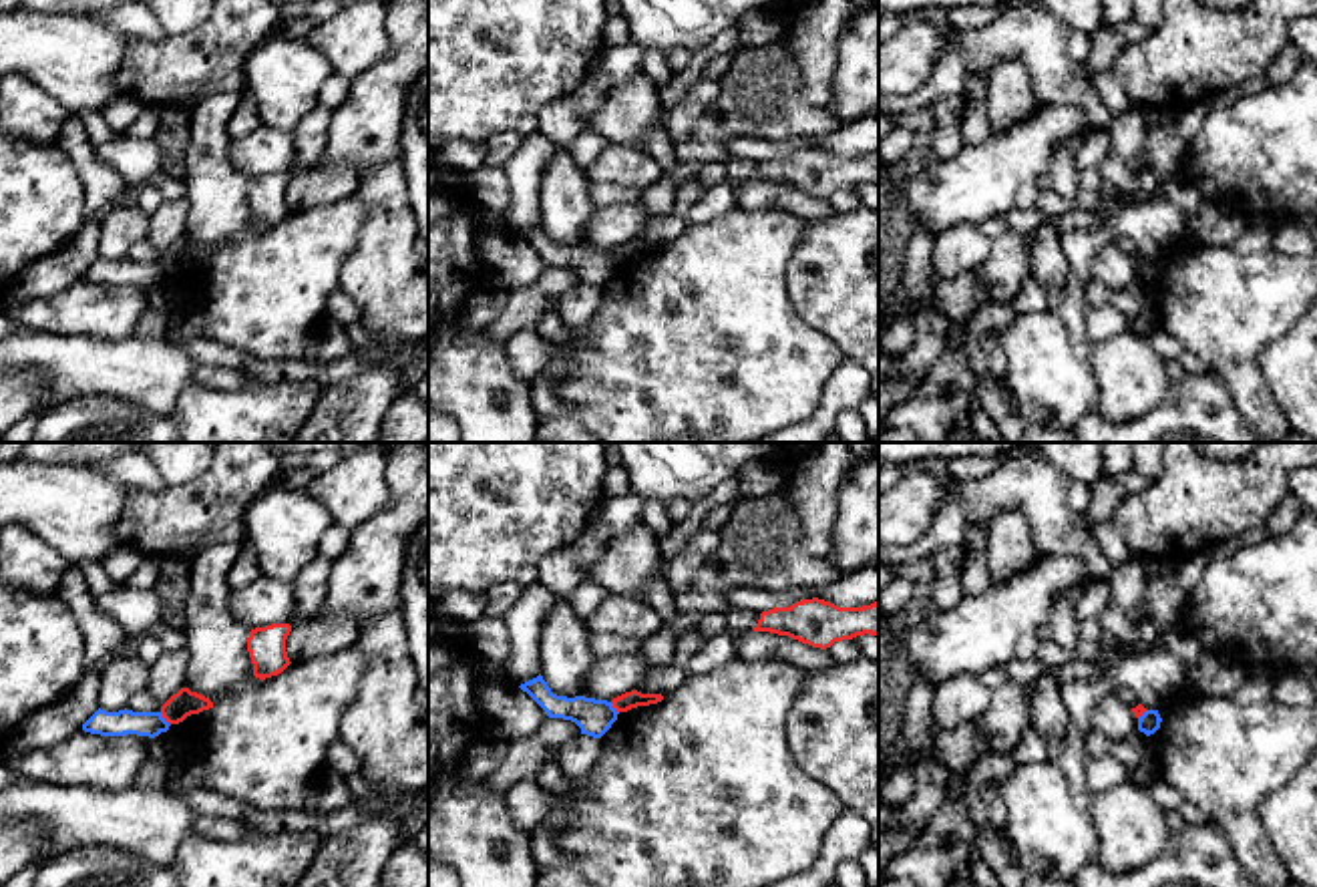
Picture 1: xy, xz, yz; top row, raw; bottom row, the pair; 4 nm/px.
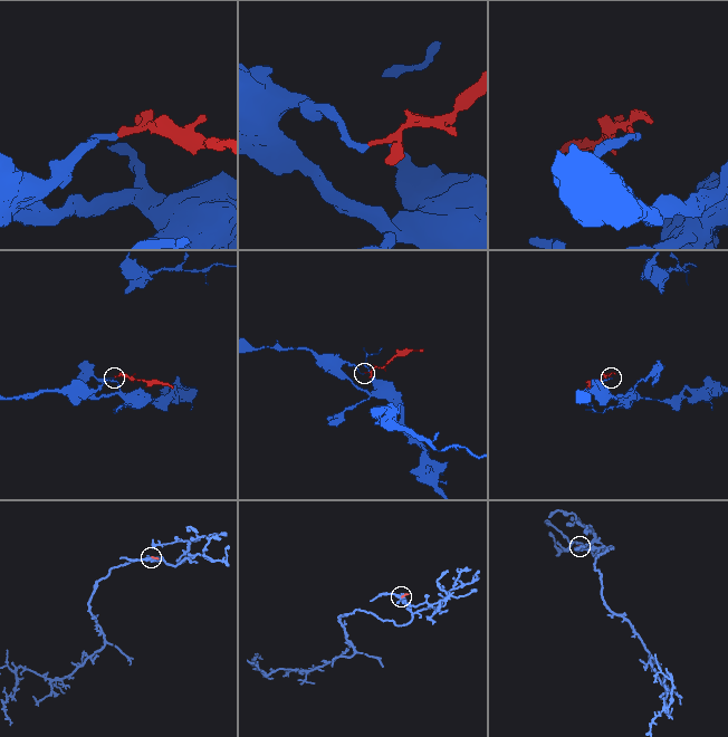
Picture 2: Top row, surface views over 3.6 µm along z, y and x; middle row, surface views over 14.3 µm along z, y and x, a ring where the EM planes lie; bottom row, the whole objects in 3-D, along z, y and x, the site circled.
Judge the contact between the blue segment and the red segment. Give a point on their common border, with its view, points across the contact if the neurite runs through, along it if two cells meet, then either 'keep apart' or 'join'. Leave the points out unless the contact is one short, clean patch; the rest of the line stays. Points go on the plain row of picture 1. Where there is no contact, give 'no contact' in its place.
xy (163, 268) | along xy (159, 262), (169, 274) | keep apart

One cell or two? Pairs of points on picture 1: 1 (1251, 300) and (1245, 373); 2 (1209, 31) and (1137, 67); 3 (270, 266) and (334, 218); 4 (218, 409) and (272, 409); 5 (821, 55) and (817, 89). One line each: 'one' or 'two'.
1: one
2: one
3: one
4: one
5: one

